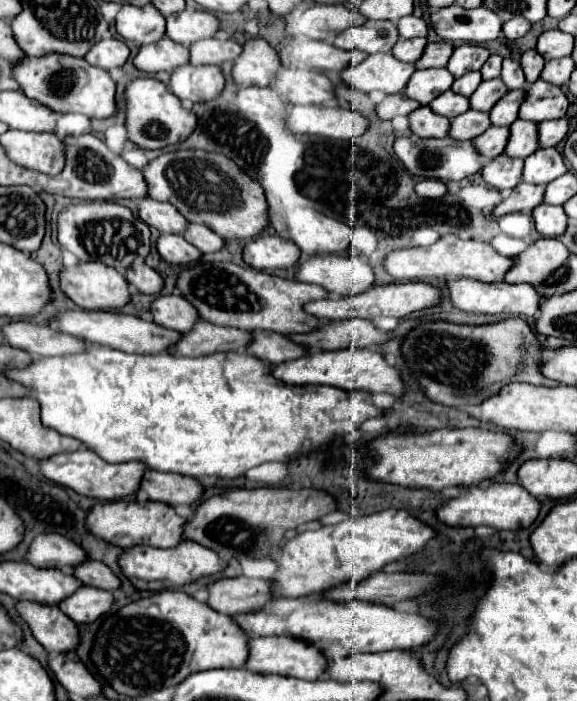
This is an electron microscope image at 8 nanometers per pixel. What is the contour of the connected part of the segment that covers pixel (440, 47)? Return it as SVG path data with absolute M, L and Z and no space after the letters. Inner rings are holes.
M430 42L426 44L420 60L414 64L416 70L424 70L424 68L442 68L448 58L452 56L454 46L450 42Z

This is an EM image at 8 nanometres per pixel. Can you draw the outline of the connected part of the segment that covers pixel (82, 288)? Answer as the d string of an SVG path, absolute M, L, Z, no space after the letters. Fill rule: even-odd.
M80 262L78 266L72 266L72 268L62 266L60 288L76 306L84 310L114 310L124 306L130 300L126 278L118 270L100 262Z

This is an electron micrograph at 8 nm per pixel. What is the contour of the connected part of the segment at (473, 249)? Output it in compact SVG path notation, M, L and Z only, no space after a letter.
M446 234L438 238L432 246L424 248L404 248L392 250L382 260L384 270L394 280L428 280L428 278L474 278L480 282L502 282L504 272L512 268L512 258L500 256L490 244L460 240L454 234Z

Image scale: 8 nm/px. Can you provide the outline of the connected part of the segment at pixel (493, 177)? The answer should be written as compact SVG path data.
M506 154L496 156L482 168L482 178L496 190L512 190L522 180L522 158L510 158Z

